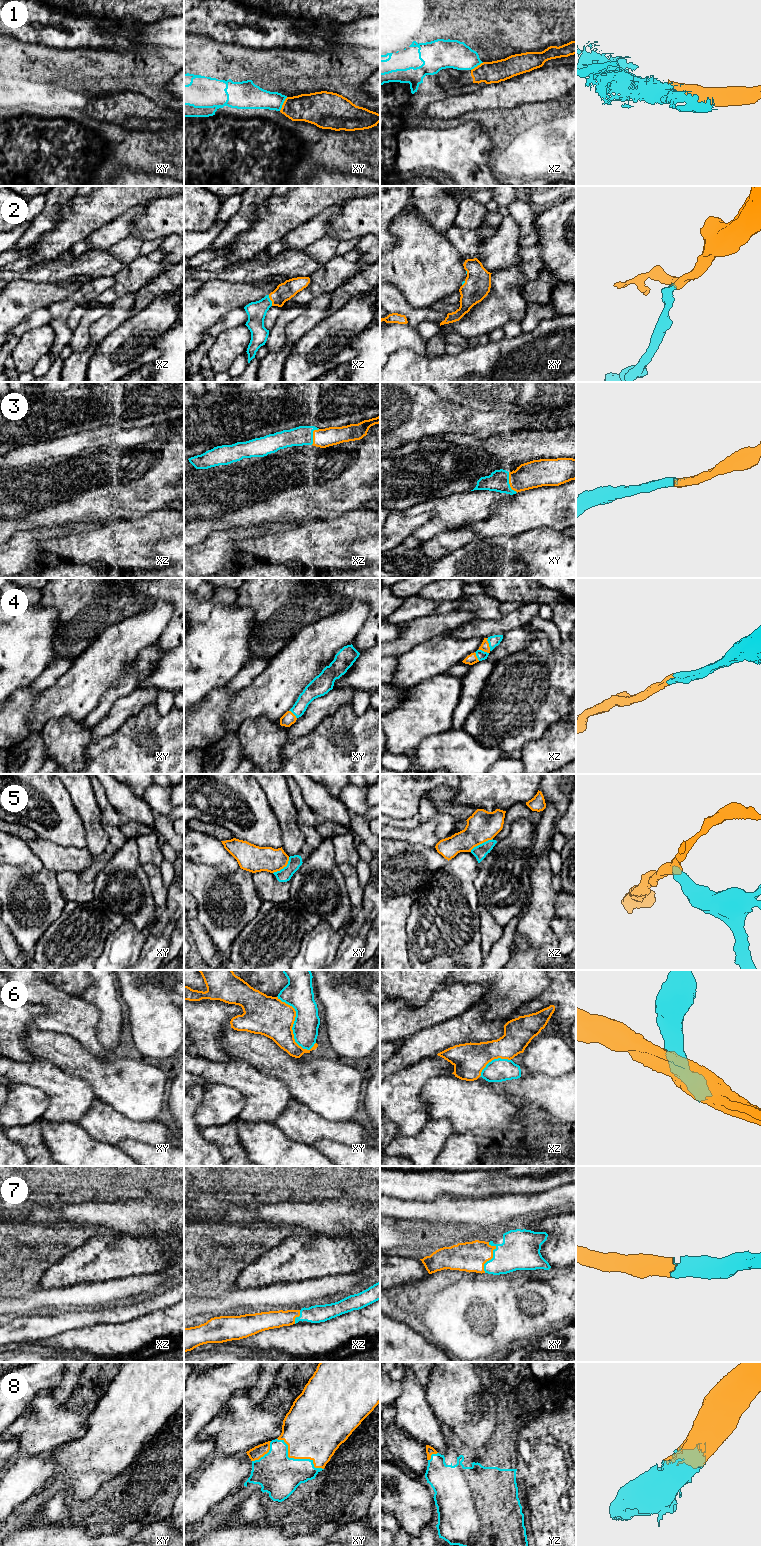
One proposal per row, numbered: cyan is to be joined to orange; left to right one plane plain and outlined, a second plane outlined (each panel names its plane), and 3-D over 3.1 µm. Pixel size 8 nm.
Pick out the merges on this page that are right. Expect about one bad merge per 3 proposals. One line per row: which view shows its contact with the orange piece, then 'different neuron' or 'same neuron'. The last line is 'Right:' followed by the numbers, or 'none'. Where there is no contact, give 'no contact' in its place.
1: meets orange in xy; different neuron
2: meets orange in xz; same neuron
3: meets orange in xy; same neuron
4: meets orange in xz; same neuron
5: meets orange in xz; different neuron
6: meets orange in xy; different neuron
7: meets orange in xy; same neuron
8: meets orange in xy; same neuron
Right: 2, 3, 4, 7, 8

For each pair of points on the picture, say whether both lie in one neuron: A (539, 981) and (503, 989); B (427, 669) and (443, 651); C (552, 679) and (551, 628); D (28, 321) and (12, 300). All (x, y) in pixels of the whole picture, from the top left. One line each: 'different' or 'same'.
A: same
B: same
C: different
D: different

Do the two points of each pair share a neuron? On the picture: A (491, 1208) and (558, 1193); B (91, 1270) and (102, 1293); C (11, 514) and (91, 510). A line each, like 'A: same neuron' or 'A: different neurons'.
A: same neuron
B: different neurons
C: same neuron

